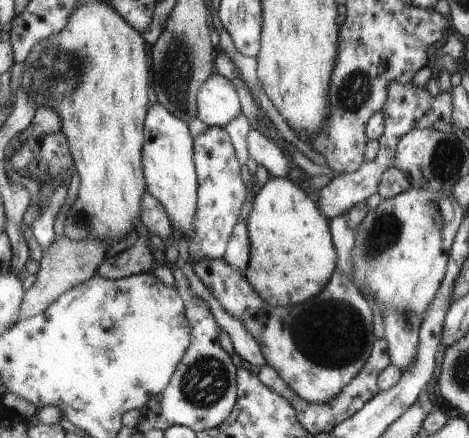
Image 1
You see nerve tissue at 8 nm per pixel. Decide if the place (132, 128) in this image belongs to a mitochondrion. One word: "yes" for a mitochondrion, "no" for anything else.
no

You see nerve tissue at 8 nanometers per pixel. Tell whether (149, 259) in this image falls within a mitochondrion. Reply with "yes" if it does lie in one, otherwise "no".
no

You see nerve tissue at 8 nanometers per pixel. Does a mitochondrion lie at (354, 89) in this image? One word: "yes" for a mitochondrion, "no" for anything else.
yes

